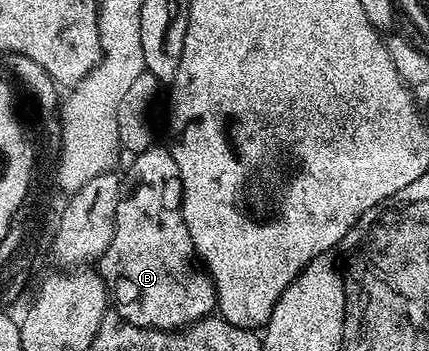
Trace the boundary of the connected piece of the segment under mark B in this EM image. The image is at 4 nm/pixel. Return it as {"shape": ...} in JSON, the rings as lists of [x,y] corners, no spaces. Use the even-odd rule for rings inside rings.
{"shape":[[[153,146],[147,148],[145,152],[137,152],[131,157],[132,169],[128,172],[128,180],[123,181],[123,195],[118,202],[118,210],[116,211],[116,229],[114,230],[114,238],[110,242],[108,249],[104,251],[103,256],[98,261],[98,271],[104,277],[105,284],[110,289],[111,299],[114,301],[115,311],[126,322],[130,322],[134,326],[142,326],[143,328],[157,328],[160,332],[175,332],[183,330],[191,325],[198,323],[199,320],[211,317],[217,311],[216,306],[216,287],[212,281],[212,277],[202,267],[192,245],[190,238],[190,230],[186,230],[186,222],[184,221],[184,195],[182,194],[182,178],[178,174],[178,162],[174,162],[171,151],[167,147],[159,148]]]}

